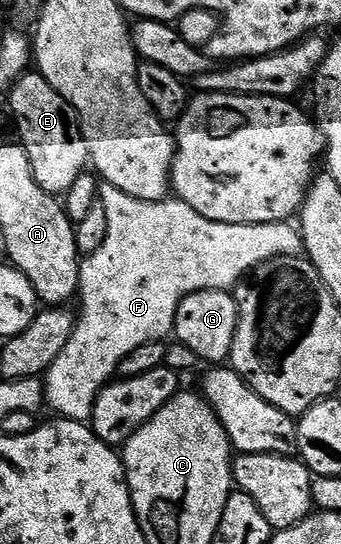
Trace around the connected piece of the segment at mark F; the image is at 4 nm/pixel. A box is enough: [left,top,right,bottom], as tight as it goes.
[43,182,293,422]

